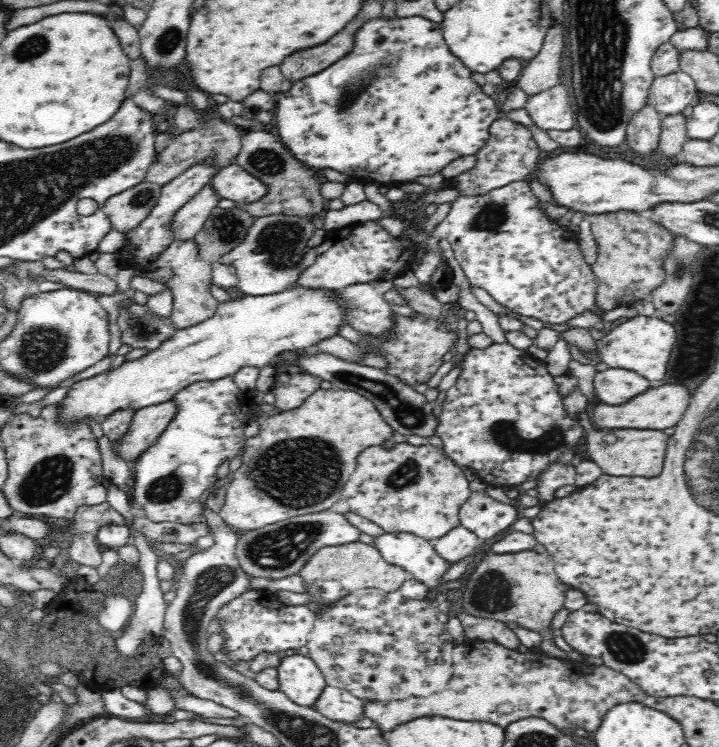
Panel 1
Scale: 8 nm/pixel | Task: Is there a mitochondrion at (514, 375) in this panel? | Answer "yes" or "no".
no

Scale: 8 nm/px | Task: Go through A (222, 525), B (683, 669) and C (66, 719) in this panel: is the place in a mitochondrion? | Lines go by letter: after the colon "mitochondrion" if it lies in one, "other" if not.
A: other
B: other
C: other

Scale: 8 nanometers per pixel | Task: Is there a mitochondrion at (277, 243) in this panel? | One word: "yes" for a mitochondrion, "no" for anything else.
yes

